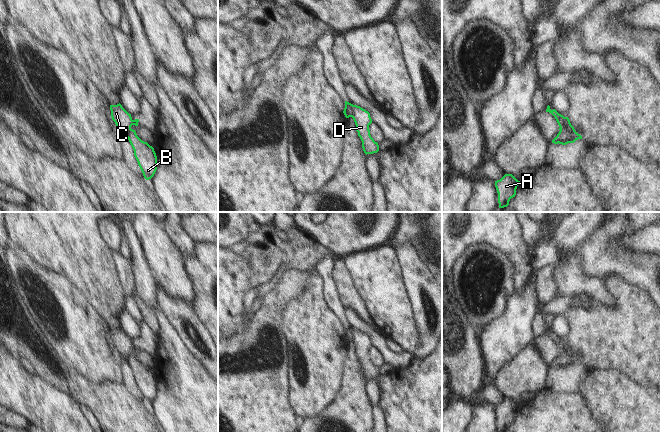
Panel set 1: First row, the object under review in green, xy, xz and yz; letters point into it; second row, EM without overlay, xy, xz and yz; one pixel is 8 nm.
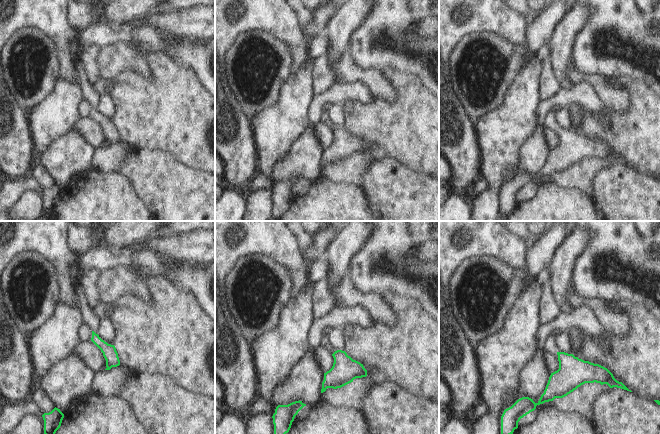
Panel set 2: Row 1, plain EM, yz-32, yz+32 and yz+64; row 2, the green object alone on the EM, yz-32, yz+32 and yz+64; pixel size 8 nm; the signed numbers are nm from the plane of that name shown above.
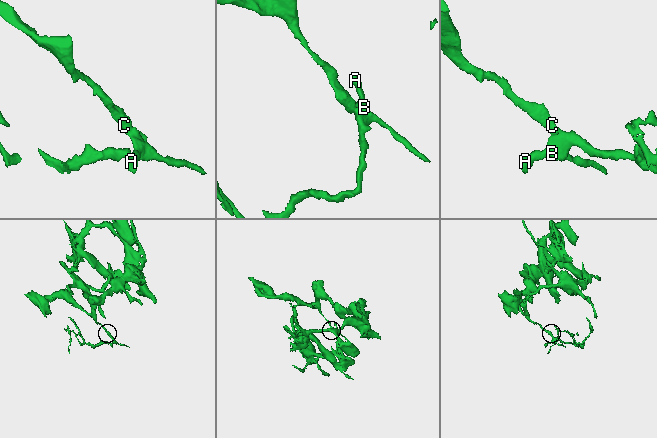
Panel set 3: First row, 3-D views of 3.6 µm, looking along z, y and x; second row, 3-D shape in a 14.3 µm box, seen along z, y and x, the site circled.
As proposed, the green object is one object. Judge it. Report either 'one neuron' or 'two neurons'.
two neurons

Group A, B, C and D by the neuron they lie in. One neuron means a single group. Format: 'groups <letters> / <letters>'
groups A B D / C

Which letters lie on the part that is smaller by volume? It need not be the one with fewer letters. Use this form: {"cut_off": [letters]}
{"cut_off": ["A", "B", "D"]}

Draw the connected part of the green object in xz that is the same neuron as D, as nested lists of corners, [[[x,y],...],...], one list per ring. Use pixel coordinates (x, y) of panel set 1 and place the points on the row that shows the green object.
[[[353,105],[352,118],[356,125],[356,131],[362,141],[364,153],[373,154],[379,151],[379,145],[370,135],[369,125],[372,123],[370,113],[360,106]]]

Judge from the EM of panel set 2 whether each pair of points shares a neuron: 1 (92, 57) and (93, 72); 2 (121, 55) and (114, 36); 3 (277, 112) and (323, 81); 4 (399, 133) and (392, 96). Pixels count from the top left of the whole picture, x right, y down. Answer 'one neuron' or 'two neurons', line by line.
1: one neuron
2: two neurons
3: two neurons
4: two neurons

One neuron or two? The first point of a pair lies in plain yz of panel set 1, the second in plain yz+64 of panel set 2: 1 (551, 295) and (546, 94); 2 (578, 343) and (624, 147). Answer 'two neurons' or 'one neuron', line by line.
1: one neuron
2: one neuron

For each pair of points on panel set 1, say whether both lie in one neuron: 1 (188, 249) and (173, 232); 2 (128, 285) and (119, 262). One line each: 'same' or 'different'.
1: same
2: same

